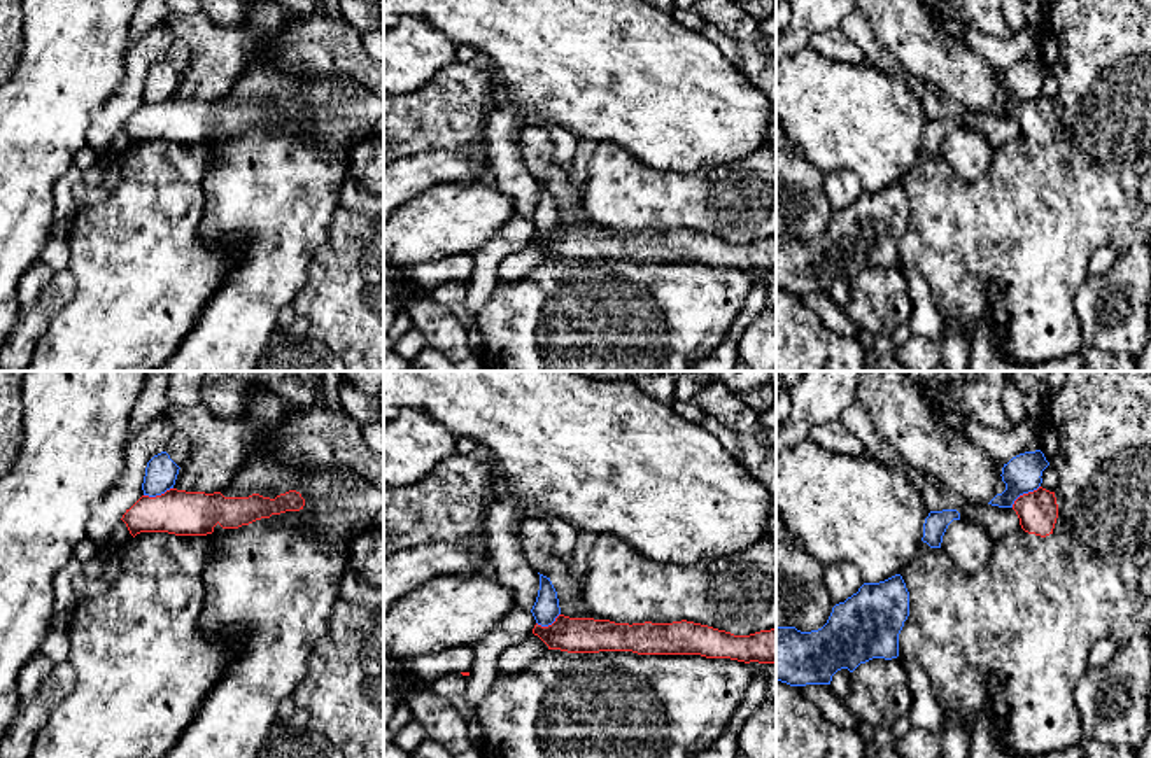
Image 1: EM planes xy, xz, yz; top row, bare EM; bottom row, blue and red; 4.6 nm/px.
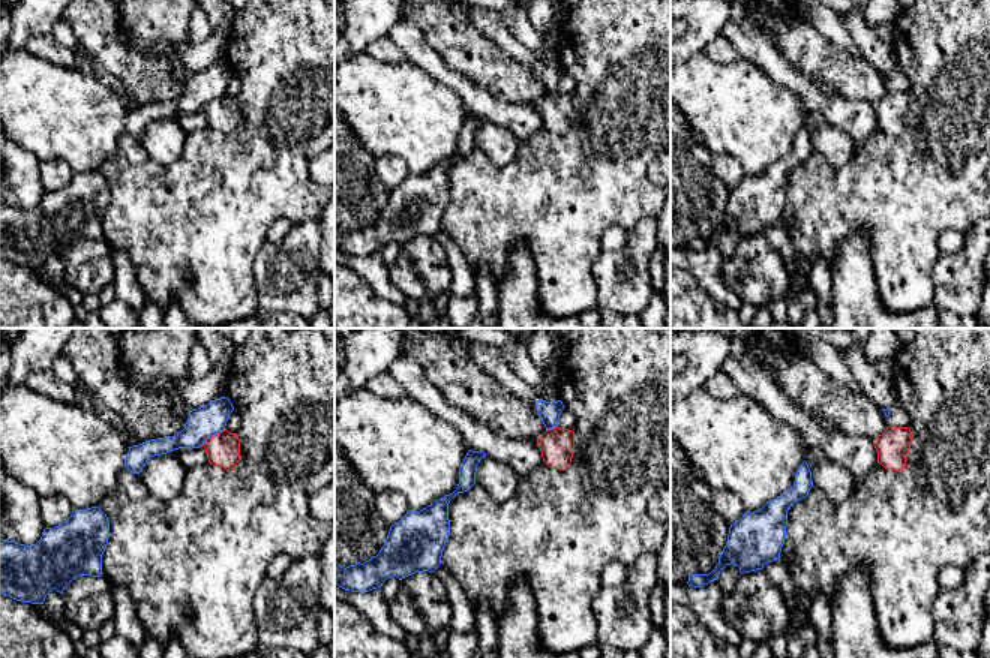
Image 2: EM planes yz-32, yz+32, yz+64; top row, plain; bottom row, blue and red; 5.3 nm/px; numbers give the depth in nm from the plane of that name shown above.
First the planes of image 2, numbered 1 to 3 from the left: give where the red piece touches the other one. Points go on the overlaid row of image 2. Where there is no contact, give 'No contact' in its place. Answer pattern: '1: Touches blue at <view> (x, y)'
1: Touches blue at yz-32 (212, 435)
2: Touches blue at yz+32 (551, 427)
3: No contact

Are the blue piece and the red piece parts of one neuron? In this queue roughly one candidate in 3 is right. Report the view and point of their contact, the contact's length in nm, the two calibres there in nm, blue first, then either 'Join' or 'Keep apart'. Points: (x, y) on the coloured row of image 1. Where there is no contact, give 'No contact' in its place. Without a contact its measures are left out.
Touches blue at yz (1023, 492). Shared border 170 nm. Thickness 170 nm (blue) against 190 nm. Keep apart

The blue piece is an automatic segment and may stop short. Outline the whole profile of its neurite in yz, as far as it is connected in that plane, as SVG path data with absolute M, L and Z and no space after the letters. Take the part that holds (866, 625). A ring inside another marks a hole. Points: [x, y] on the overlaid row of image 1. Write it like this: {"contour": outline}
{"contour": "M900 574L879 583L864 583L857 593L832 607L827 623L811 632L776 627L776 681L790 686L830 684L832 676L872 658L899 656L899 634L909 616L909 592Z"}

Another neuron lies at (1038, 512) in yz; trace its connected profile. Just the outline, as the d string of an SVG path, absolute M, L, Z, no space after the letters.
M1039 487L1034 492L1020 495L1014 501L1013 509L1016 511L1025 532L1041 537L1053 534L1058 518L1055 492Z

